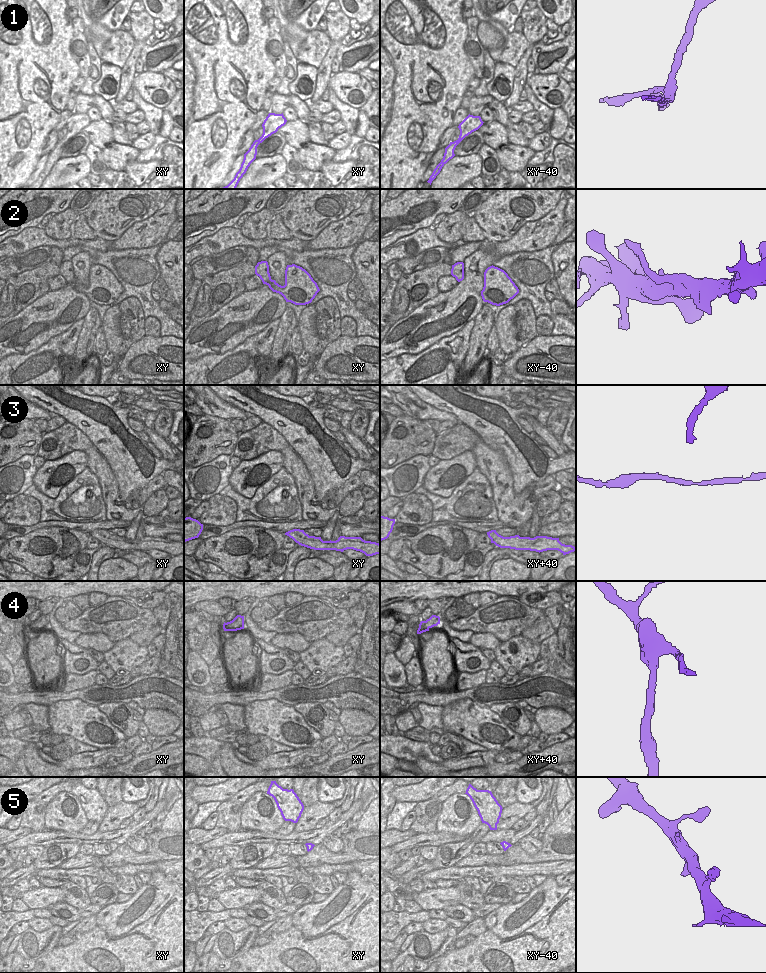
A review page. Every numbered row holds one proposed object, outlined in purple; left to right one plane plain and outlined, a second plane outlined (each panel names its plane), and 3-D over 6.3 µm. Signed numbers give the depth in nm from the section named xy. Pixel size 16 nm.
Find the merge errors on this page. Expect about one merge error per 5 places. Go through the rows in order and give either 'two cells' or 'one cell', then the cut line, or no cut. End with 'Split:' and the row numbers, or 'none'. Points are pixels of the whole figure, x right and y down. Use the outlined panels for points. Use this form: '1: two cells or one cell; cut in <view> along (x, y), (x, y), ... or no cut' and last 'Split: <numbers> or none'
1: two cells; cut in xy along (260, 137), (261, 142)
2: one cell; no cut
3: one cell; no cut
4: one cell; no cut
5: one cell; no cut
Split: 1

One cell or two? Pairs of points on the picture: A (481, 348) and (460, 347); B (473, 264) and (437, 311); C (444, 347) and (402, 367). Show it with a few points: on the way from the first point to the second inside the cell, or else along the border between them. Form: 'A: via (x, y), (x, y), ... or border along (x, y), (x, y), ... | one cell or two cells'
A: border along (474, 324), (470, 334), (469, 348), (460, 368) | two cells
B: via (473, 277), (473, 280), (450, 303) | one cell
C: via (434, 352), (431, 355), (421, 356), (412, 364) | one cell

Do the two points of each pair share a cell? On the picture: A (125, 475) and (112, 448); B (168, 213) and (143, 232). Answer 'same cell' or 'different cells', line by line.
A: same cell
B: same cell

